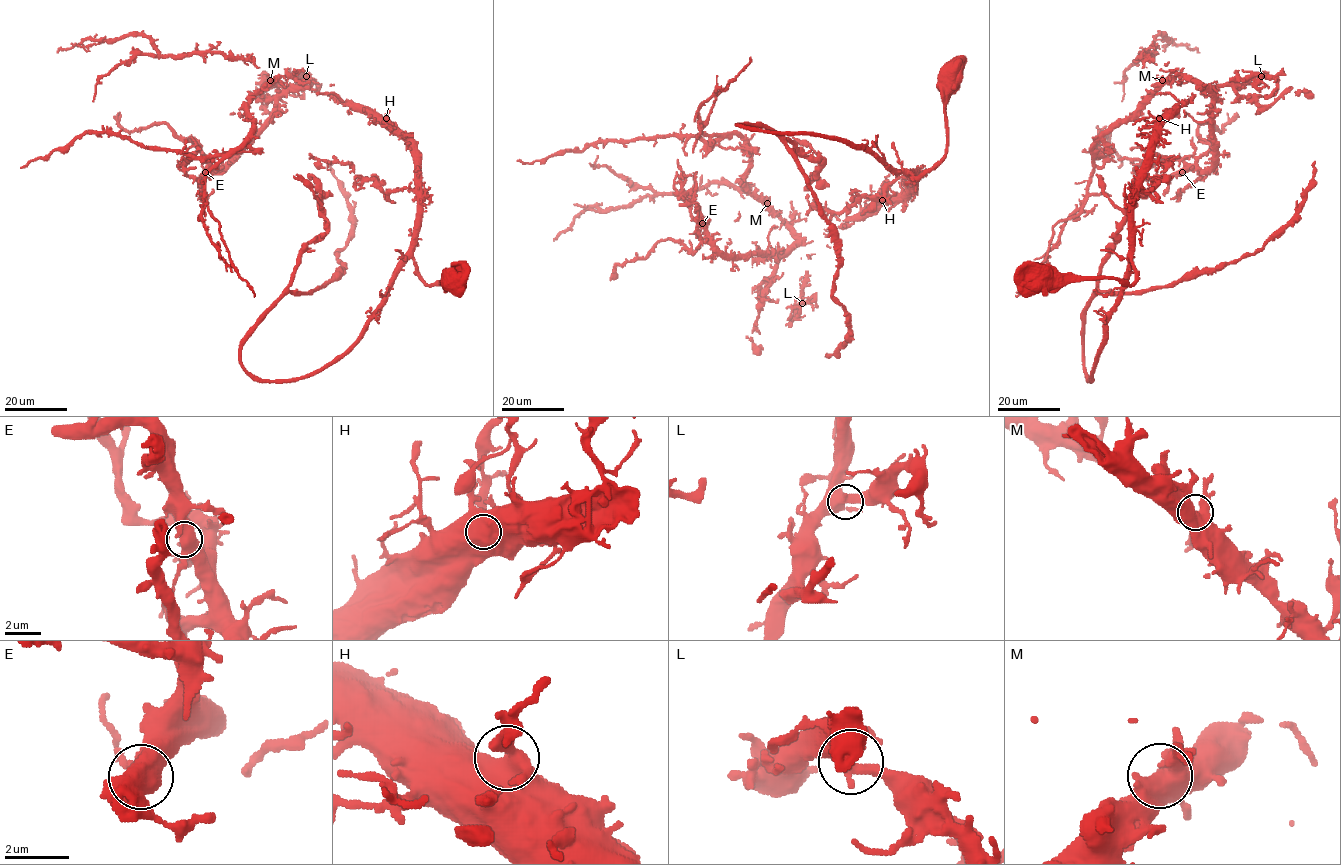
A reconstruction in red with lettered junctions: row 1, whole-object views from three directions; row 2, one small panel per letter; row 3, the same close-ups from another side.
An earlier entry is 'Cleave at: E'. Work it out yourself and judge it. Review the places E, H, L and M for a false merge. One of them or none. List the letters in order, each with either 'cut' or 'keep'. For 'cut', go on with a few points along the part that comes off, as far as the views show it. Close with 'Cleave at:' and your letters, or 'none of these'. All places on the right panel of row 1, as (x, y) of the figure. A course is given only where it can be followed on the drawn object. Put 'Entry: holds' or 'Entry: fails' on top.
Entry: fails
E: keep
H: keep
L: keep
M: keep
Cleave at: none of these

